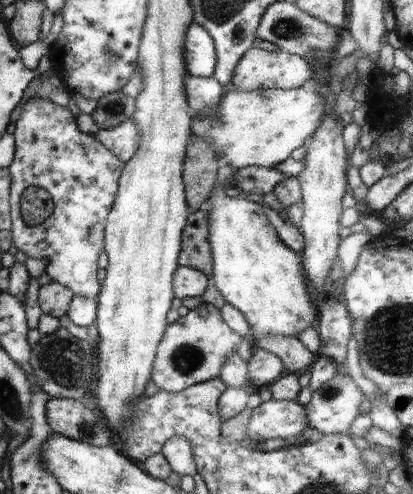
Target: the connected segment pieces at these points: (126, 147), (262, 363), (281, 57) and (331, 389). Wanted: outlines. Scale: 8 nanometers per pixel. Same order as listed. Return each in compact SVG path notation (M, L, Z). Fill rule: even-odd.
M126 120L112 129L99 129L95 137L110 150L118 160L127 163L136 155L140 143L140 128L136 122Z
M254 348L247 362L248 380L256 389L268 388L286 372L282 360L264 349Z
M252 48L244 54L234 74L232 74L231 85L238 90L256 91L264 89L298 89L312 78L314 70L300 56L284 53L283 51L267 52L260 48Z
M338 372L330 380L326 380L318 386L312 396L311 402L307 405L306 419L309 427L324 434L347 434L350 431L352 422L359 416L361 403L365 395L353 378L348 374Z

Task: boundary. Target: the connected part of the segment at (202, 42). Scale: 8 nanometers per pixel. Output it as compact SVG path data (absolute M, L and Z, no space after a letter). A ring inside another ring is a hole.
M193 23L186 34L185 60L187 72L194 77L212 78L216 66L216 50L210 34Z

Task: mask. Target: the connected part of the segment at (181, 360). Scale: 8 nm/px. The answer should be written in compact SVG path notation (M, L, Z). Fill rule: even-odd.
M203 303L190 310L186 316L170 324L158 344L151 379L165 392L178 393L197 383L220 377L224 364L237 353L238 344L244 340L224 320L220 309Z

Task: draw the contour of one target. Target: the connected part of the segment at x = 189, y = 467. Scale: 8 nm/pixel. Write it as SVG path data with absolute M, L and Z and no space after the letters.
M182 436L170 438L164 444L161 454L166 458L166 462L170 464L171 470L180 477L194 477L197 474L192 444L188 442L188 438L182 438Z

